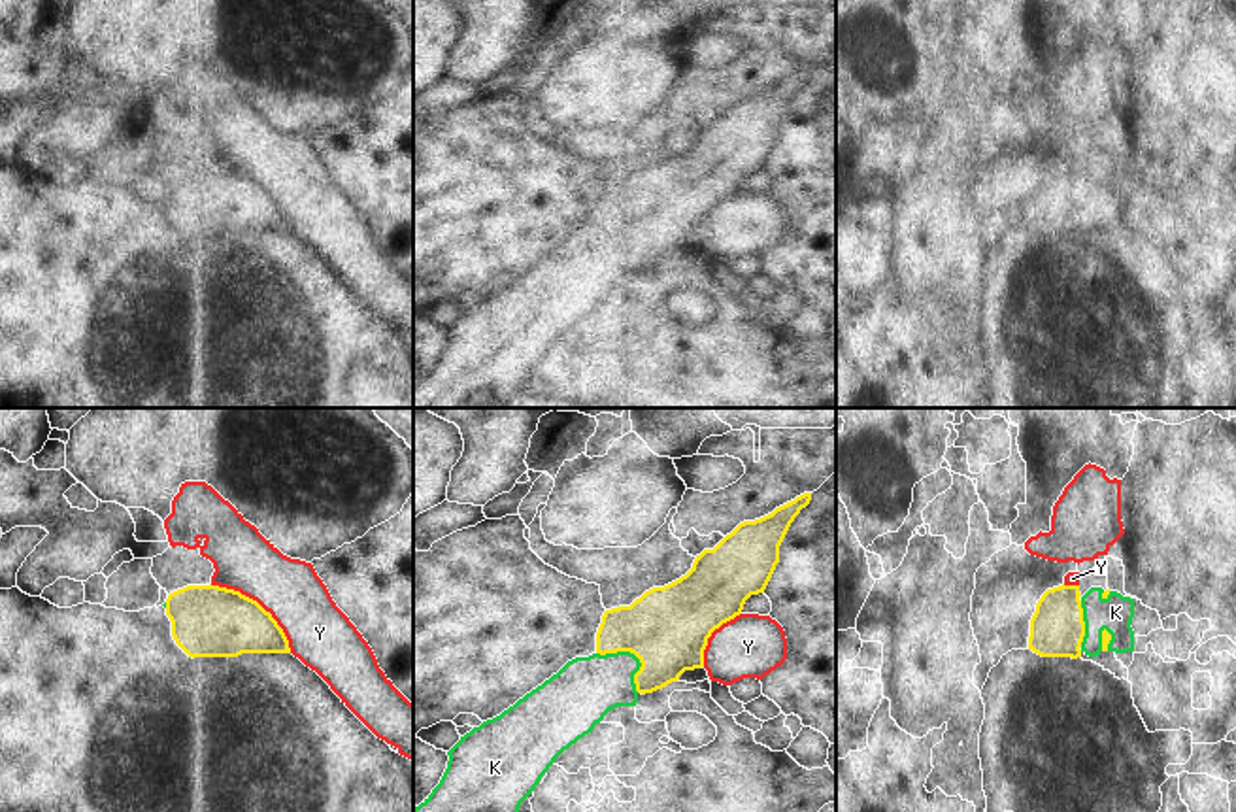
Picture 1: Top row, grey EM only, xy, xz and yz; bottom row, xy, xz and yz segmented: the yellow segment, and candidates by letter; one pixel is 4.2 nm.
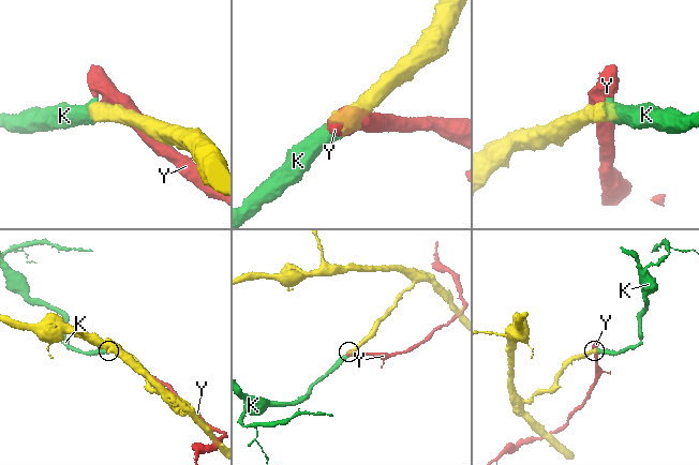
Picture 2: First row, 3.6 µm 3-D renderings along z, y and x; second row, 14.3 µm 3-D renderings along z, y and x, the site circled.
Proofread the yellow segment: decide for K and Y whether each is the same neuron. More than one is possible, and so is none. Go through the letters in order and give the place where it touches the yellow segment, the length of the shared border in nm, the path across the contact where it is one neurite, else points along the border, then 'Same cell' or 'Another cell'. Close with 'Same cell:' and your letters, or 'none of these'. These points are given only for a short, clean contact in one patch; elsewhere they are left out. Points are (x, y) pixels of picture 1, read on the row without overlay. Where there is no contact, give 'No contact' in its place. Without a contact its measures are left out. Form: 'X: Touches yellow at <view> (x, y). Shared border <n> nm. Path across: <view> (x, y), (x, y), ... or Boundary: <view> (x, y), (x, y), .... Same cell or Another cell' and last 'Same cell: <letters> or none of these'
K: Touches yellow at xz (634, 231). Shared border 260 nm. Path across: xz (667, 204), (634, 231), (610, 255), (587, 265). Same cell
Y: Touches yellow at xy (257, 180). Shared border 460 nm. Another cell
Same cell: K

